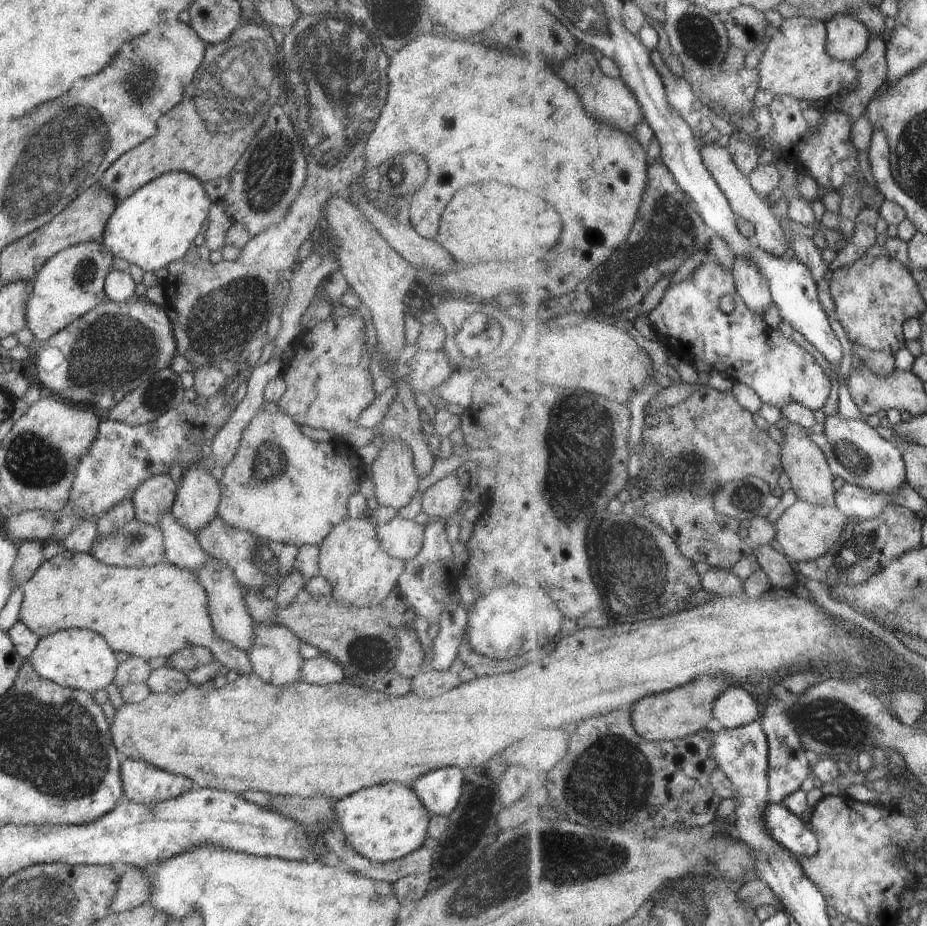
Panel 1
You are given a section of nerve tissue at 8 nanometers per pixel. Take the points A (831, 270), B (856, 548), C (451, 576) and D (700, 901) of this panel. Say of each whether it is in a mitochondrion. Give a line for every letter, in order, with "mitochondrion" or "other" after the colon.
A: other
B: mitochondrion
C: other
D: mitochondrion

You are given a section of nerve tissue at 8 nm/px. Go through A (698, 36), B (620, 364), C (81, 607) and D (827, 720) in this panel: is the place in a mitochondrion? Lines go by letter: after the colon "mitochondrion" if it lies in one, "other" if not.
A: mitochondrion
B: other
C: other
D: mitochondrion

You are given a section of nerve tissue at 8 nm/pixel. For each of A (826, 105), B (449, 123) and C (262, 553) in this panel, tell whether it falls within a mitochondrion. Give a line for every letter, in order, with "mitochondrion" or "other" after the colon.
A: other
B: other
C: mitochondrion

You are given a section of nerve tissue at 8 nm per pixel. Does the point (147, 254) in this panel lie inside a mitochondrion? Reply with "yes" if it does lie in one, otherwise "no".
no

